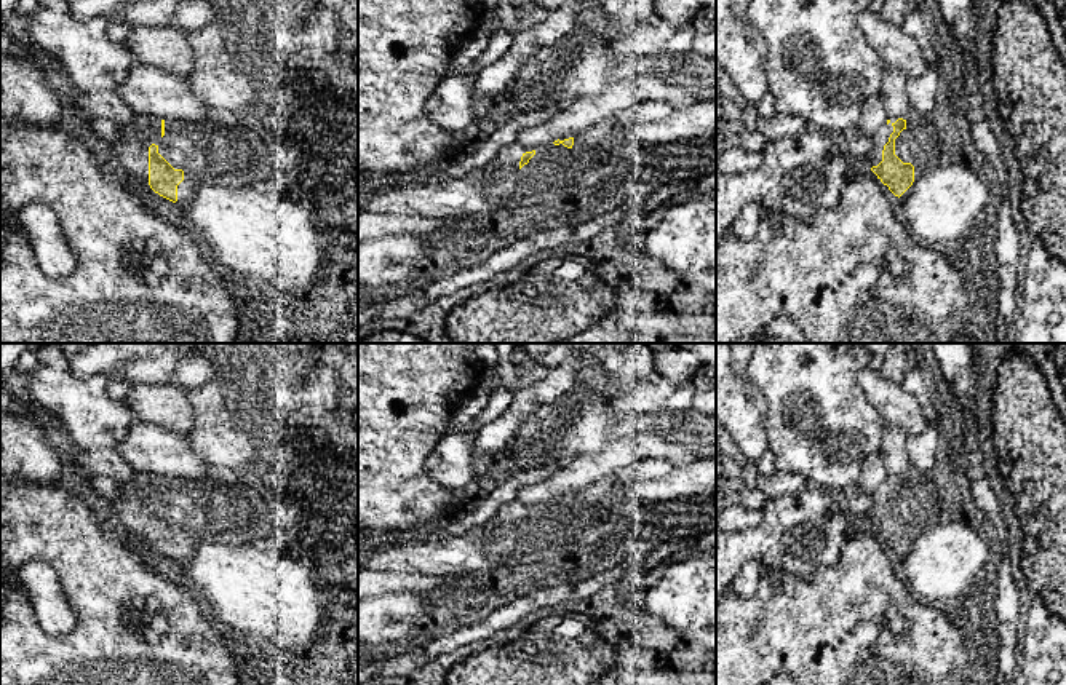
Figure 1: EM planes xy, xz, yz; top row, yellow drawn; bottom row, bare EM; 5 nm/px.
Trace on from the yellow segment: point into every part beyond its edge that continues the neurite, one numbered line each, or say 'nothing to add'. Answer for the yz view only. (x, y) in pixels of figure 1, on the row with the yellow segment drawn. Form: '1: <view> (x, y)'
1: yz (881, 138)

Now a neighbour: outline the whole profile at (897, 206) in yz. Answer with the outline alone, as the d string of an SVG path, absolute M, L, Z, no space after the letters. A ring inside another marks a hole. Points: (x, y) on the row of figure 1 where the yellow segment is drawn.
M877 179L877 180L879 180L884 193L885 193L889 203L892 204L892 209L893 209L897 219L903 224L903 227L908 230L908 233L913 235L913 232L911 232L911 228L909 228L909 225L908 225L906 219L905 219L905 209L903 209L903 204L901 204L900 198L895 196L895 195L889 190L889 187L881 182L881 179Z

